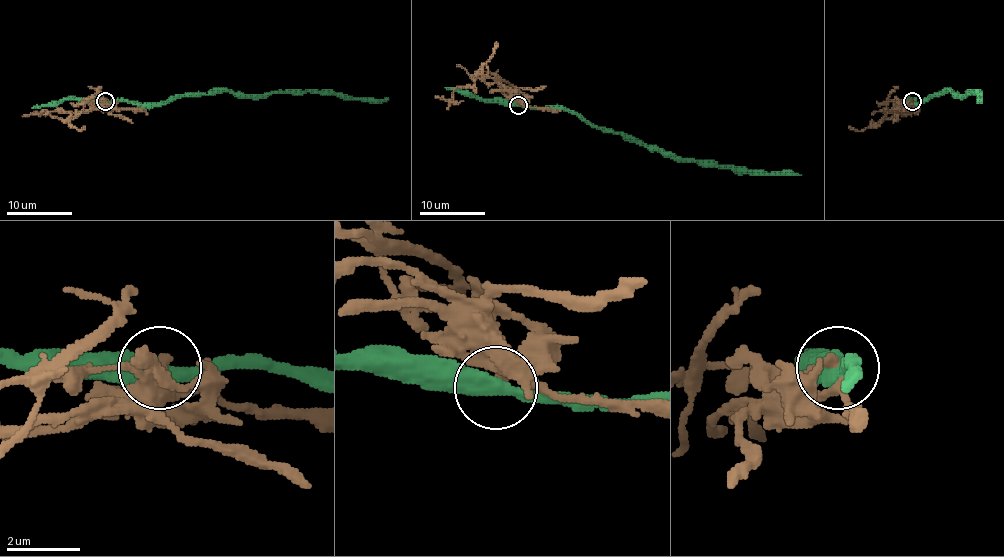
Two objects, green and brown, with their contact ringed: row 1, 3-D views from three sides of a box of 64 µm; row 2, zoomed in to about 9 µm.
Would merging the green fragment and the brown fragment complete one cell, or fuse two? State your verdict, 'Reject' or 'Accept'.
Reject

